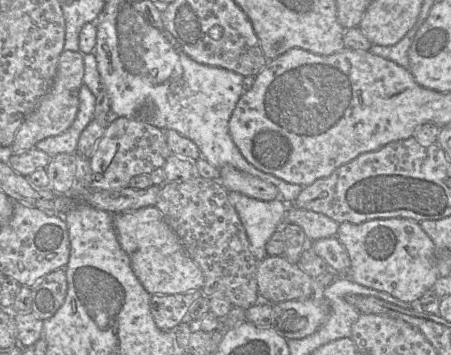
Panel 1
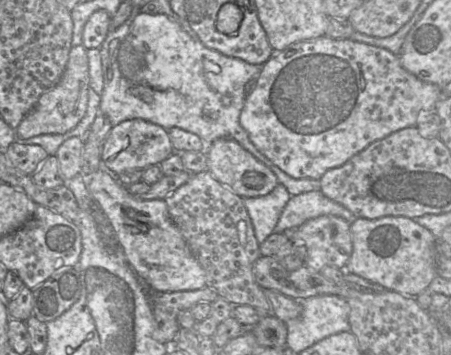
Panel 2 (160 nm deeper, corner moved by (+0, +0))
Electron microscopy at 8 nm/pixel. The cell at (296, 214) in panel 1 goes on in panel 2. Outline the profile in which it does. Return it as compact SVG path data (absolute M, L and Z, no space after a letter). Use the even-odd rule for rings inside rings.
M315 190L291 196L274 229L275 233L295 229L306 221L332 215L345 219L350 224L357 218L348 209Z

